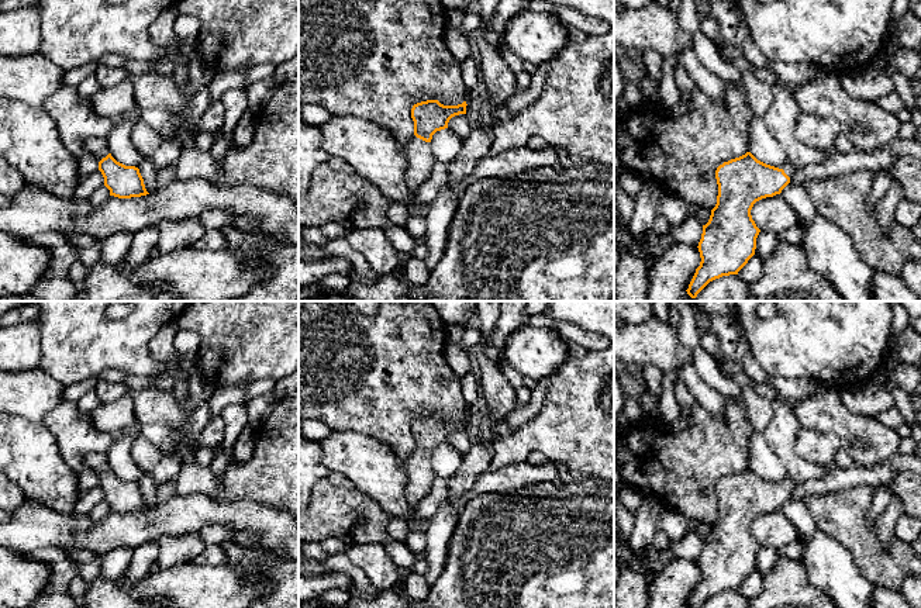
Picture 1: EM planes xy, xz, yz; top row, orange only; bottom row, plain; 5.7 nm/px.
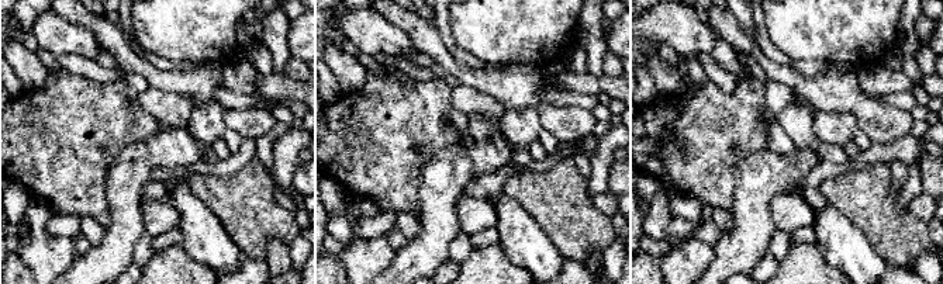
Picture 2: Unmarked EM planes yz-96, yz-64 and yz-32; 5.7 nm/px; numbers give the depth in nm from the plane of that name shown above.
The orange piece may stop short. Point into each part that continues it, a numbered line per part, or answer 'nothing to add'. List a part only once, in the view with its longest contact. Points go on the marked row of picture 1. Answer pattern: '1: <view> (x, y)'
1: xz (420, 159)

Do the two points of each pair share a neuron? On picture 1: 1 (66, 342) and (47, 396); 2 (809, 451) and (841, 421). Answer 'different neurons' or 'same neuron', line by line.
1: different neurons
2: different neurons

